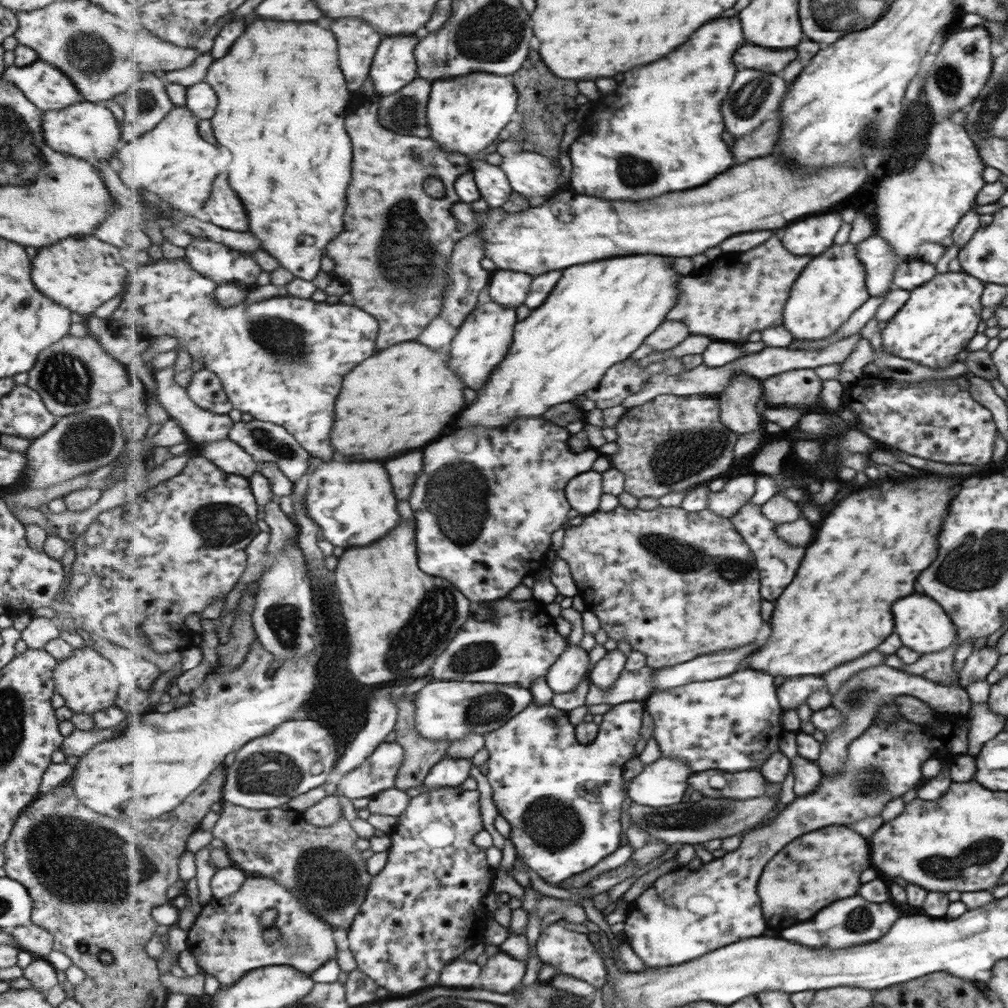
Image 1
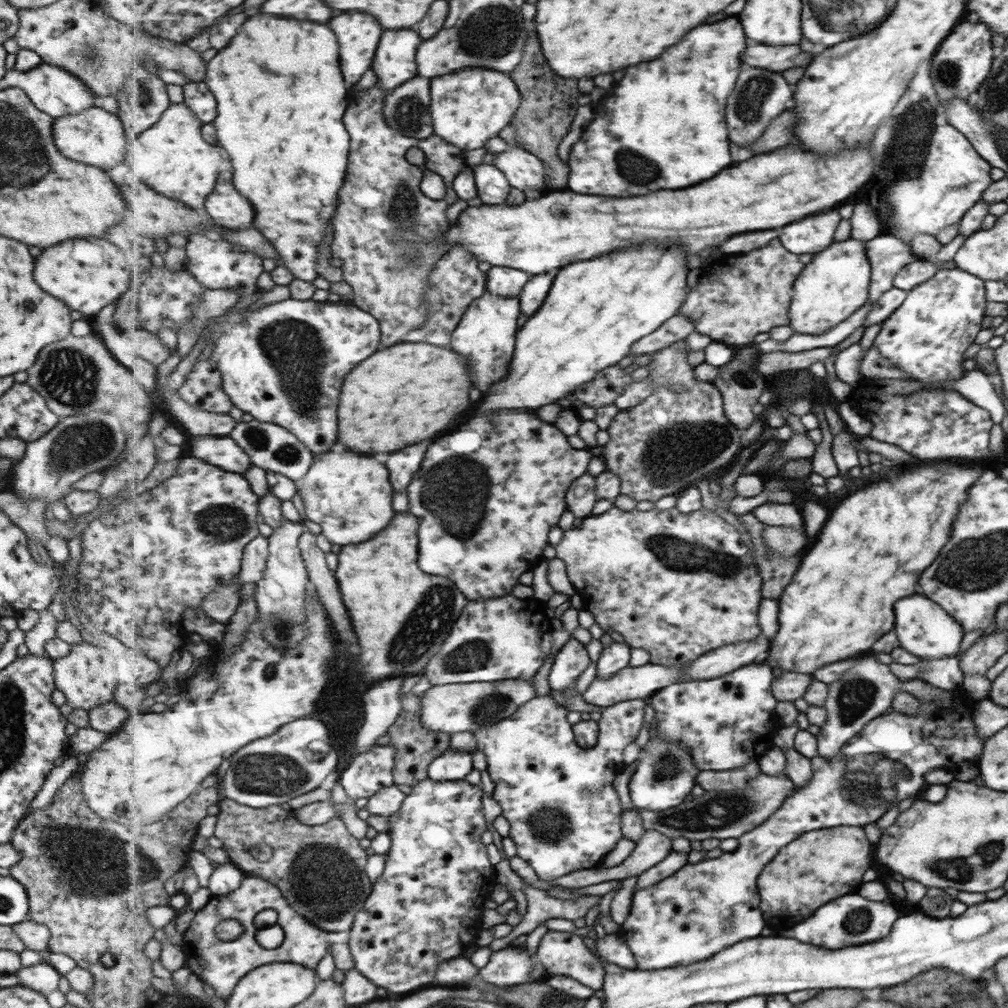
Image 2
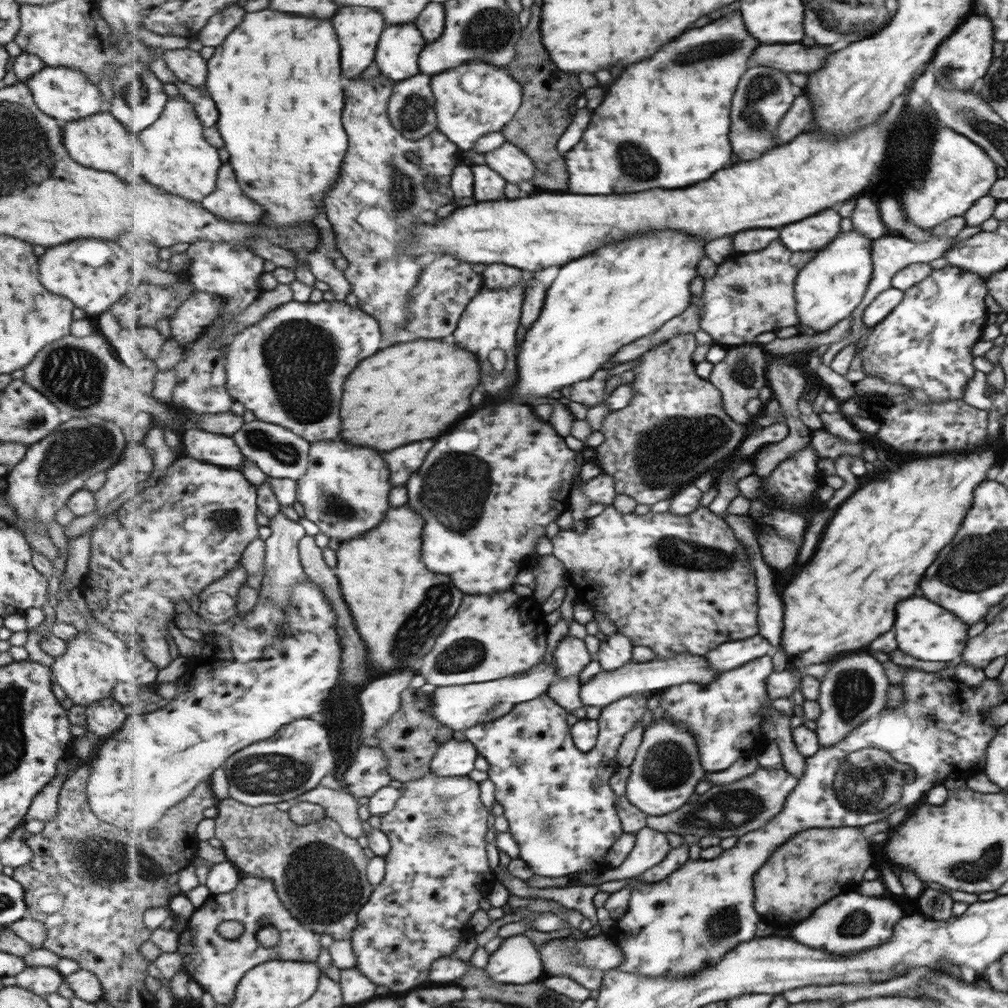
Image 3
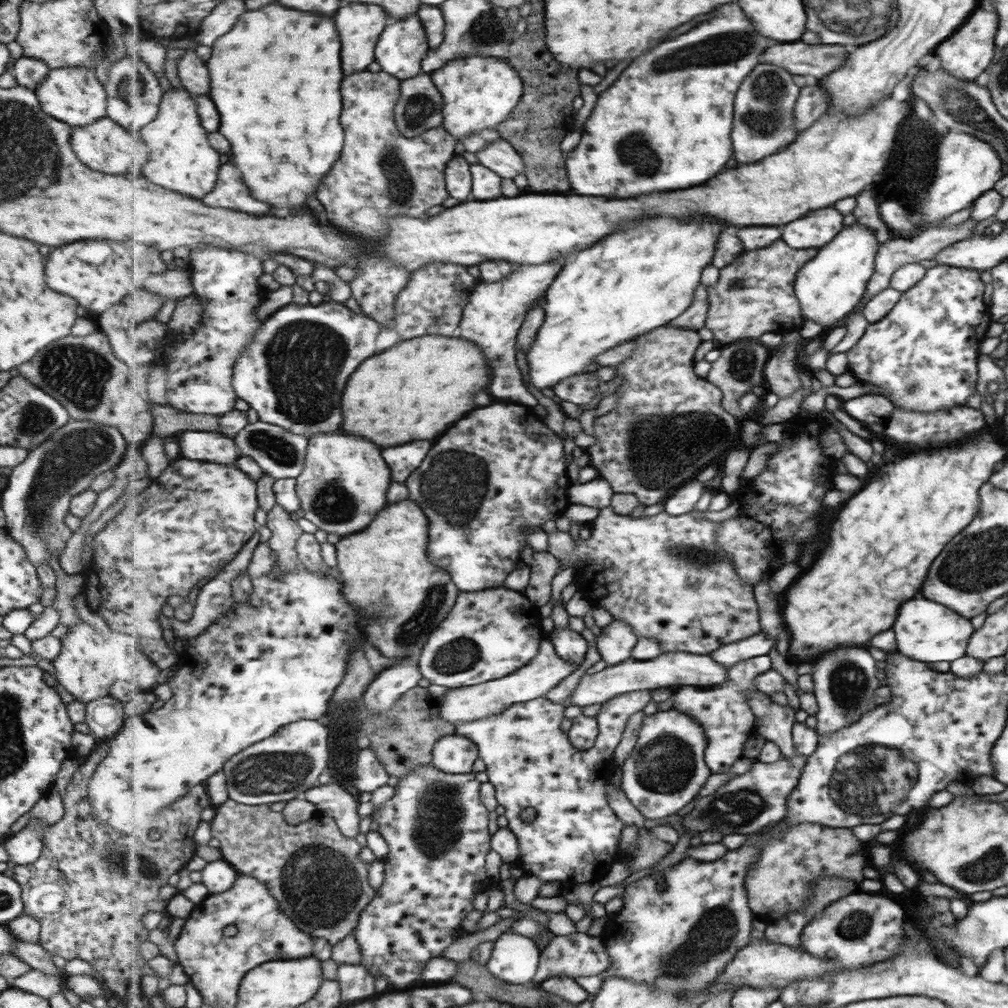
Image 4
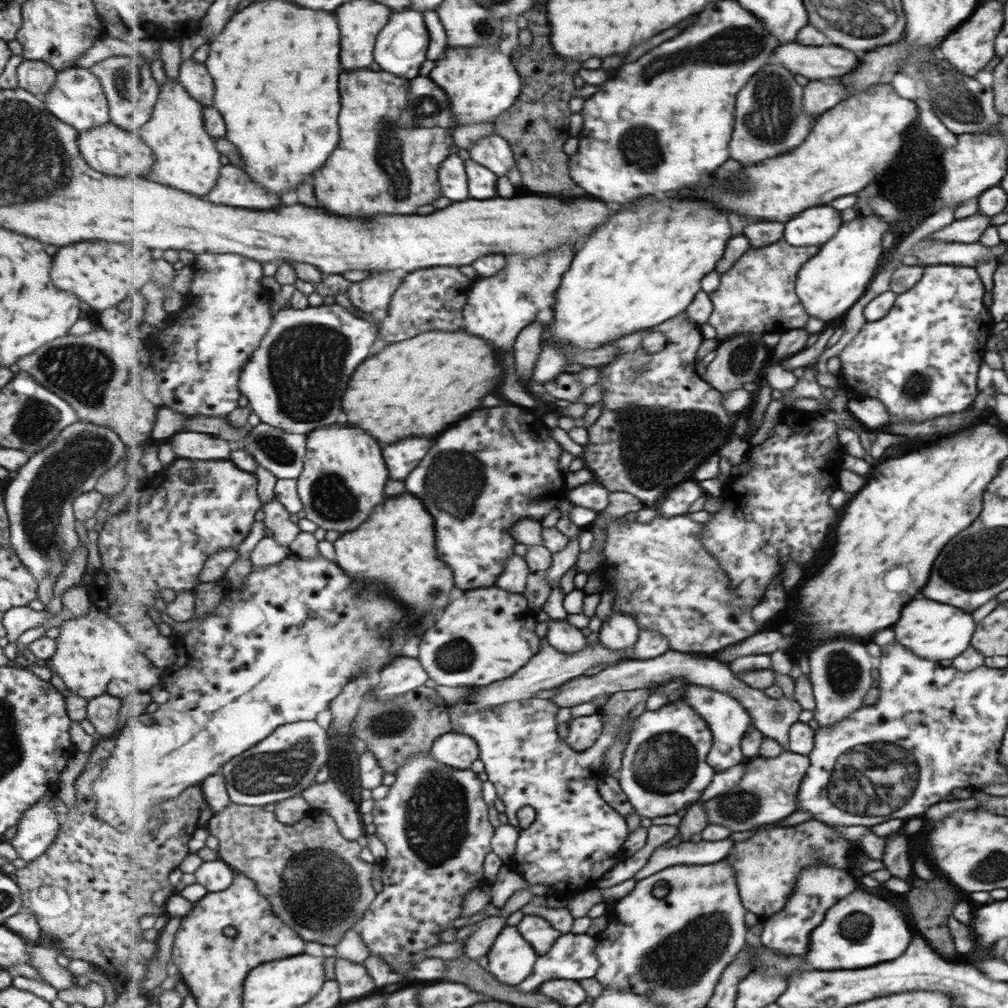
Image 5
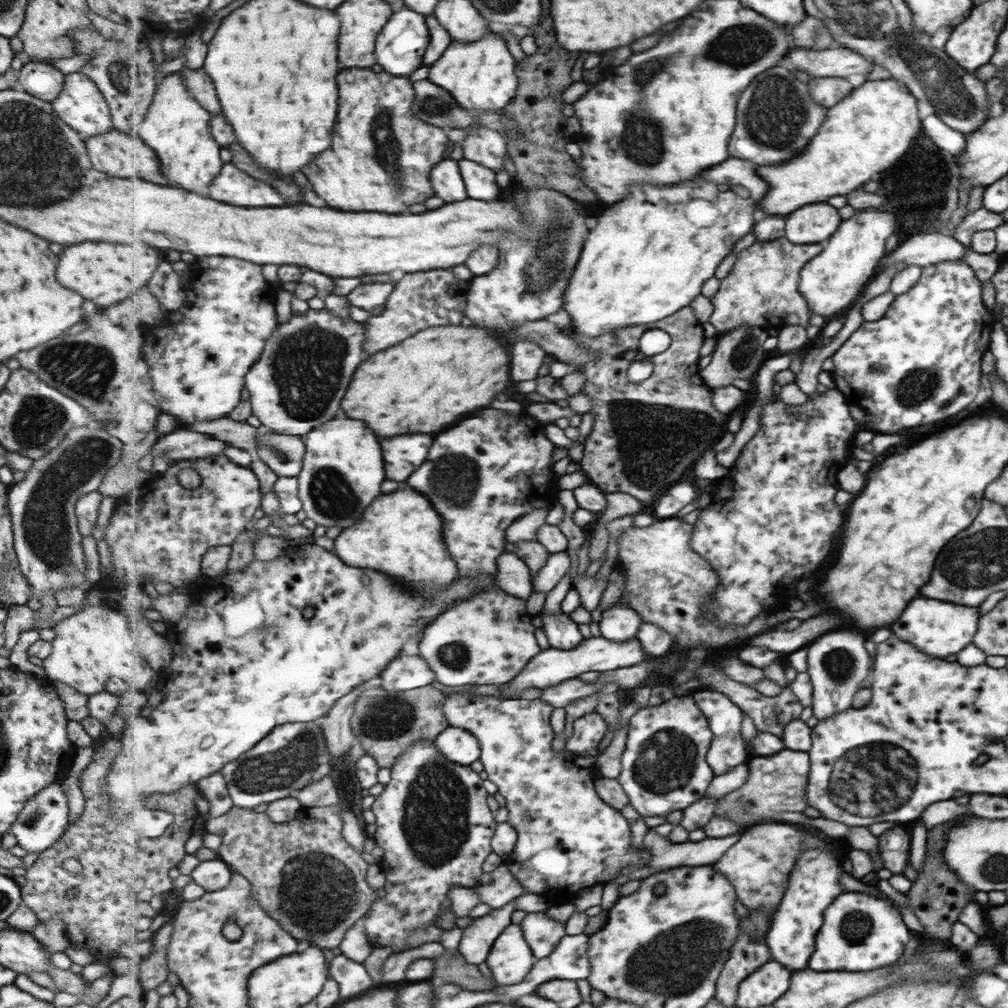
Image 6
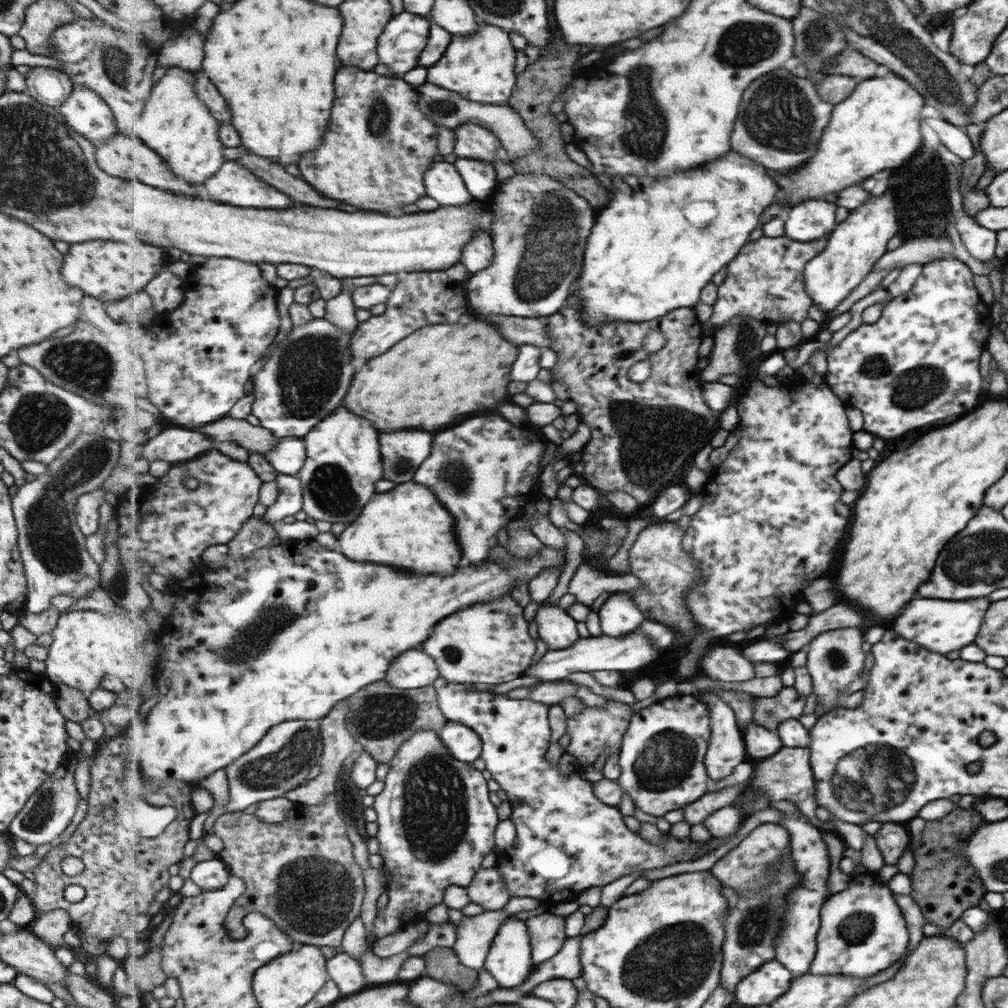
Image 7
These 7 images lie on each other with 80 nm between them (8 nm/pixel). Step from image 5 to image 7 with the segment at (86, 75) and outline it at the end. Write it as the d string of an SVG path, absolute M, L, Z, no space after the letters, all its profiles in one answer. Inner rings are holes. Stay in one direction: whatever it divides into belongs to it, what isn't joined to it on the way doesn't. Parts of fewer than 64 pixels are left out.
M72 84L70 96L57 110L65 118L66 126L89 142L107 141L117 133L110 108L82 84Z

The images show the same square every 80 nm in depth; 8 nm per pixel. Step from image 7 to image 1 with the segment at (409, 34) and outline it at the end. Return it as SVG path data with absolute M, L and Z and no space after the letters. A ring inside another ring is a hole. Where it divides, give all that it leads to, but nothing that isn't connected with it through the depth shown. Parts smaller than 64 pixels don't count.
M389 36L381 50L377 50L370 78L373 80L375 94L388 97L398 93L404 86L419 76L416 59L417 36Z

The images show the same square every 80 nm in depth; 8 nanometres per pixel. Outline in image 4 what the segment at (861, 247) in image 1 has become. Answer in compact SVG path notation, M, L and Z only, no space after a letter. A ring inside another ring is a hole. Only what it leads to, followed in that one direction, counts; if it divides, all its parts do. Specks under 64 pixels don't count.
M966 219L964 222L958 225L948 225L944 227L929 227L924 231L919 232L912 238L890 238L885 242L878 243L878 247L873 260L873 274L867 281L865 292L861 298L861 301L867 302L872 296L875 296L880 290L889 286L890 276L905 264L917 263L920 260L931 260L936 252L939 252L943 247L949 246L955 242L971 238L975 234L973 228L975 228L976 222L971 219Z

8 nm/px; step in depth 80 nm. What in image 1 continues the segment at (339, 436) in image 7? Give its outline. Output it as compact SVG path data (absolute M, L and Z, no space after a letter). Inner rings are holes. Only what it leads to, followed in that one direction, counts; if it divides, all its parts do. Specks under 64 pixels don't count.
M331 460L310 474L305 494L308 515L322 528L322 536L335 546L369 546L385 538L401 522L389 472L379 462Z

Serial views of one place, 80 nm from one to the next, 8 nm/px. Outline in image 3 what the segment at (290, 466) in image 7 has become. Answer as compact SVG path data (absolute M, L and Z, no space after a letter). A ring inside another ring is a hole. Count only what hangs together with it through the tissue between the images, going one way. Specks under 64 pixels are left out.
M256 419L245 423L234 436L246 458L256 462L270 478L292 478L298 481L309 468L310 442L288 428Z

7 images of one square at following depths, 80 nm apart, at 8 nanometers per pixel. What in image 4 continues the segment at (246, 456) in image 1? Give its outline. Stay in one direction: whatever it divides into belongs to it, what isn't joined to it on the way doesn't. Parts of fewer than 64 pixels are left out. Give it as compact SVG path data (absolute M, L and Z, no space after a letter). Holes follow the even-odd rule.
M182 432L175 438L181 444L181 454L191 460L209 460L233 465L241 456L234 438L227 437L221 432Z

